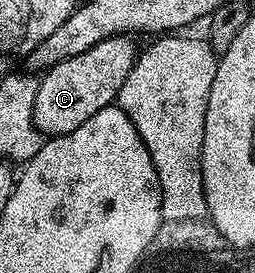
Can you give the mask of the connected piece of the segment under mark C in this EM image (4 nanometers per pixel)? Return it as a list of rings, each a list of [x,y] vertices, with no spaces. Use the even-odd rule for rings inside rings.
[[[127,35],[105,39],[97,43],[97,47],[89,47],[89,51],[51,66],[39,77],[33,117],[43,134],[53,138],[77,131],[85,119],[93,119],[97,111],[118,98],[129,71],[135,65],[137,48],[131,40]]]

